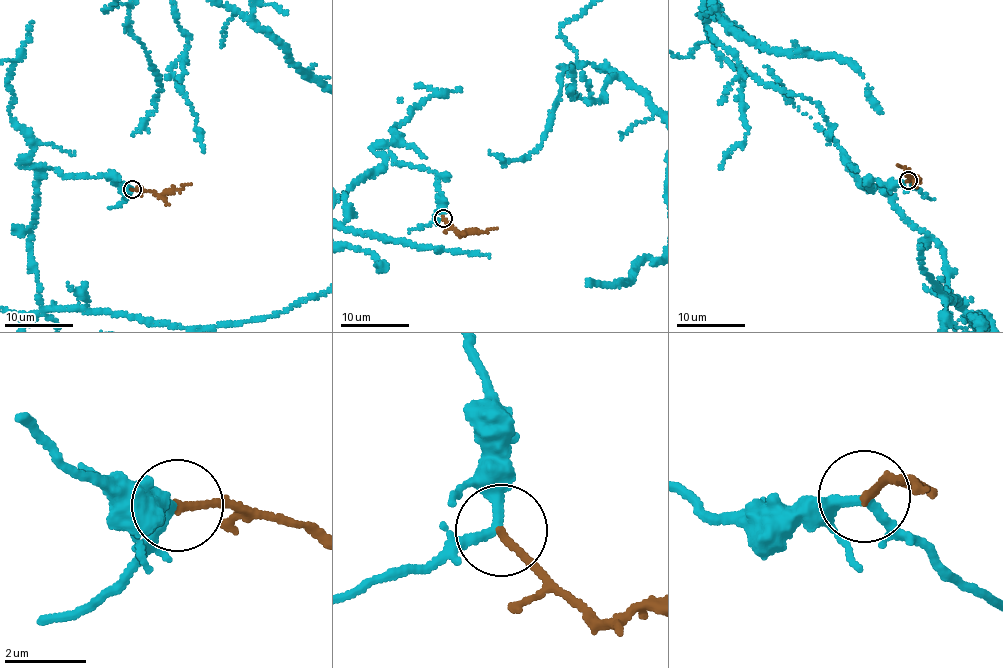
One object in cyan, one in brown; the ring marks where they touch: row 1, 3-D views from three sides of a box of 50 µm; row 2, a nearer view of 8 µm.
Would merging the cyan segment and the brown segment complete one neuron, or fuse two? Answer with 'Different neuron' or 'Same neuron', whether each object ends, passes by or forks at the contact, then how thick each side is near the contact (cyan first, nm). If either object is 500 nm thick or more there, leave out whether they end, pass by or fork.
Different neuron. At the ring cyan forks. At the ring brown ends. Thickness 180 nm (cyan) against 180 nm

